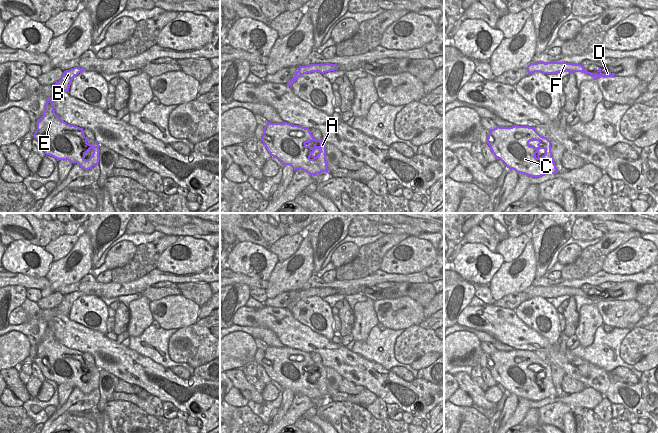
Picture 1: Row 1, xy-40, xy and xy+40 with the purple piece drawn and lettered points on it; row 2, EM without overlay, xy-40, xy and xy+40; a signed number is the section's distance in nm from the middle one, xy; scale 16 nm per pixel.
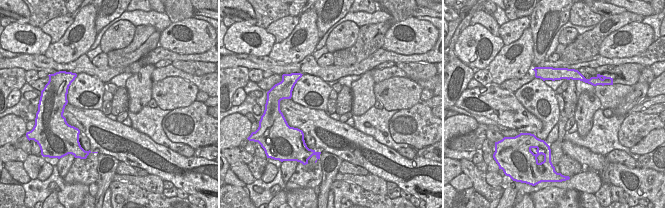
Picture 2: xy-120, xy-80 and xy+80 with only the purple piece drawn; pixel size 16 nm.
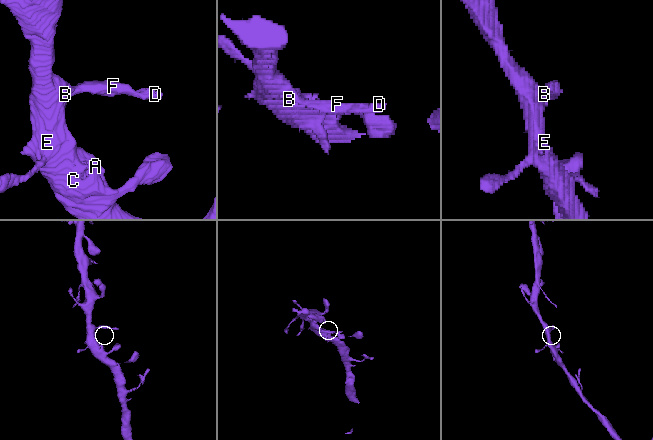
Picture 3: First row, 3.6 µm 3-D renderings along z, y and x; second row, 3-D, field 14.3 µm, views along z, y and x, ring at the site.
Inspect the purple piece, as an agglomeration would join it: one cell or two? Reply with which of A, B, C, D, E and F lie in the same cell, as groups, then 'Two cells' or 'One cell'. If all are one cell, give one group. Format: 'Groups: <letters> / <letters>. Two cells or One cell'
Groups: A B C D E F. One cell.

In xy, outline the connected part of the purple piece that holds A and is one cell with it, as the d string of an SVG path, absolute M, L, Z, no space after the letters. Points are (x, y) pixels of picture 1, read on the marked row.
M268 122L264 127L261 142L271 156L276 157L283 165L290 165L294 171L301 169L310 175L329 173L326 162L326 143L322 139L315 139L308 128L287 122Z

